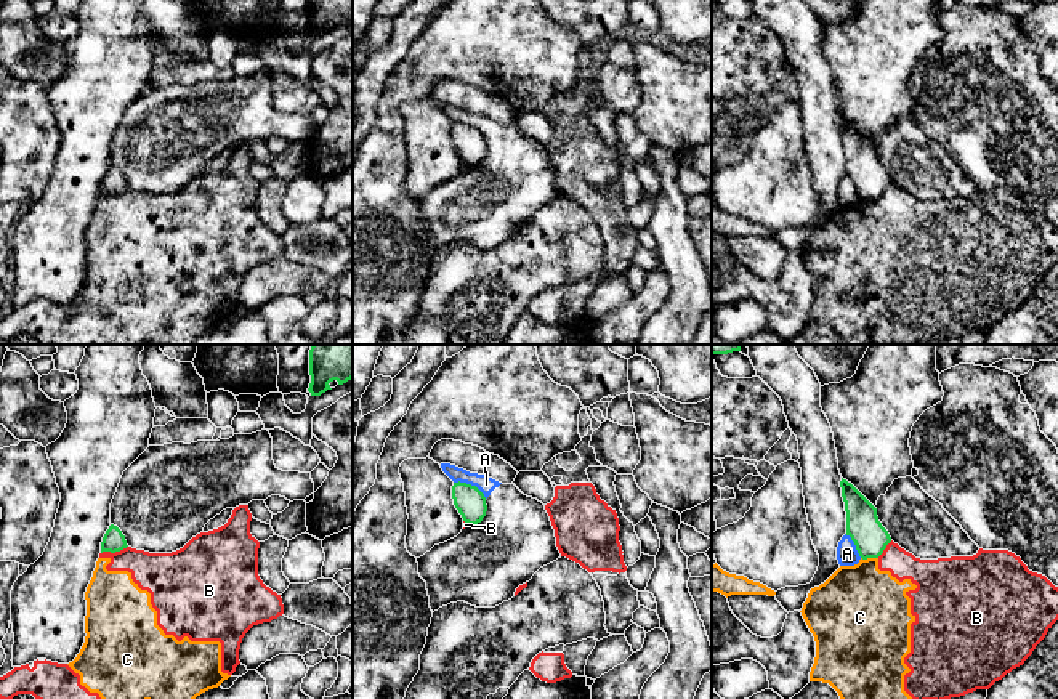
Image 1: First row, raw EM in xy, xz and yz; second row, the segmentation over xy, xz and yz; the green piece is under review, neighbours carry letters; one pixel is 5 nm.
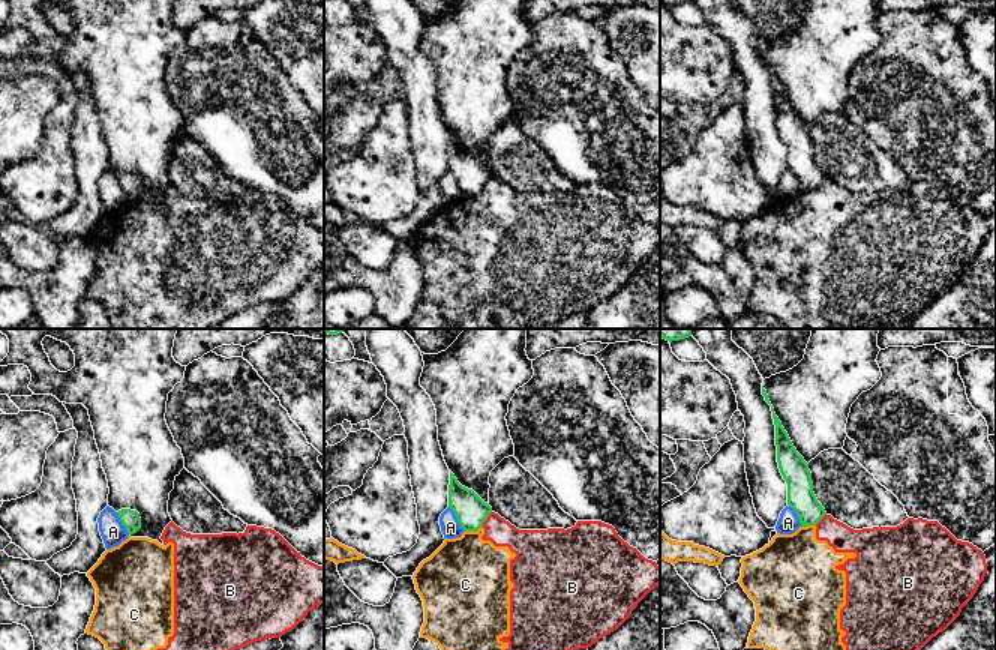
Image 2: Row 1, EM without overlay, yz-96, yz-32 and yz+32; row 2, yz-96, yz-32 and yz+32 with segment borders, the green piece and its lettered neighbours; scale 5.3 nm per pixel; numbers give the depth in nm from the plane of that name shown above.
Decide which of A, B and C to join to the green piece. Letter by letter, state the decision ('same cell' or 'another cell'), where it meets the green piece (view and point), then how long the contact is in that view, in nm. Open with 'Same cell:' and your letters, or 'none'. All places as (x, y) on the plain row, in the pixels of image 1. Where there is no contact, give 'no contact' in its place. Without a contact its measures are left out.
Same cell: none
A: another cell; meets green in xz at (470, 125); contact 190 nm long
B: another cell; meets green in xy at (114, 193); contact 140 nm long
C: another cell; meets green in yz at (869, 197); contact 90 nm long

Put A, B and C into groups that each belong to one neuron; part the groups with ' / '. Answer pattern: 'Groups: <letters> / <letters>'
Groups: A / B C

